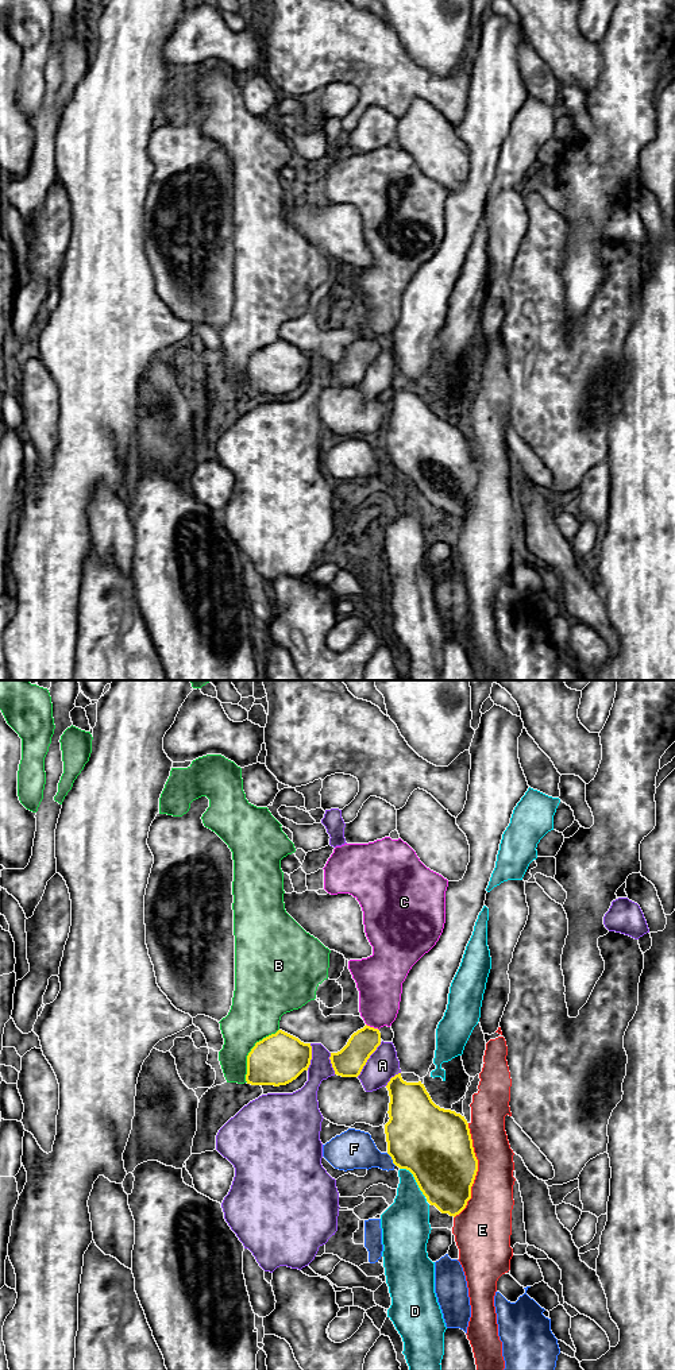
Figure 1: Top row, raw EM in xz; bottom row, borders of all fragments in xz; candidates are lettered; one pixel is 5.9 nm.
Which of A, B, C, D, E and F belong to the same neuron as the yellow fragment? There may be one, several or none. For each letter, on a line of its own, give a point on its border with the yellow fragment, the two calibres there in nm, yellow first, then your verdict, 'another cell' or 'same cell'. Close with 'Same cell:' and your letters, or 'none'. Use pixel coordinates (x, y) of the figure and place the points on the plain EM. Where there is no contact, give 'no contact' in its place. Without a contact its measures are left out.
A: xz (367, 367) | 180/180 nm | another cell
B: xz (250, 361) | 300/300 nm | another cell
C: xz (373, 336) | 170/260 nm | another cell
D: xz (415, 487) | 440/260 nm | another cell
E: xz (477, 479) | 400/260 nm | another cell
F: xz (392, 467) | 420/240 nm | another cell
Same cell: none

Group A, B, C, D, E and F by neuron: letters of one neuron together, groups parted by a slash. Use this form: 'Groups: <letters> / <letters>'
Groups: A / B / C / D / E / F

